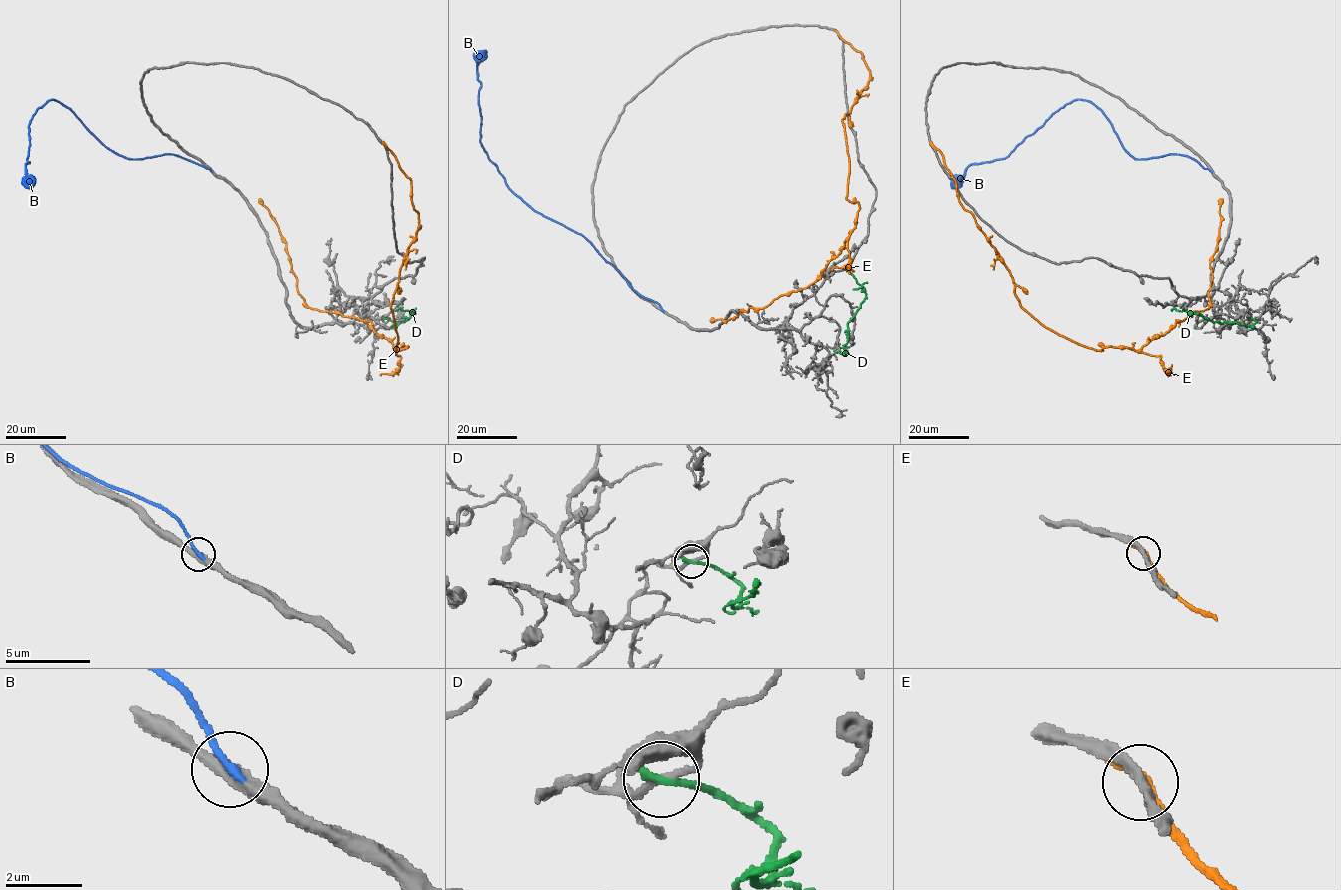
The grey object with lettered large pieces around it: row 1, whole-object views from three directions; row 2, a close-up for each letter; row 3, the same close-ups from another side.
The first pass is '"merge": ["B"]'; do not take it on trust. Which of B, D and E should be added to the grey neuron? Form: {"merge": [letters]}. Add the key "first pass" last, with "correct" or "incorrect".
{"merge": ["B"], "first pass": "correct"}

